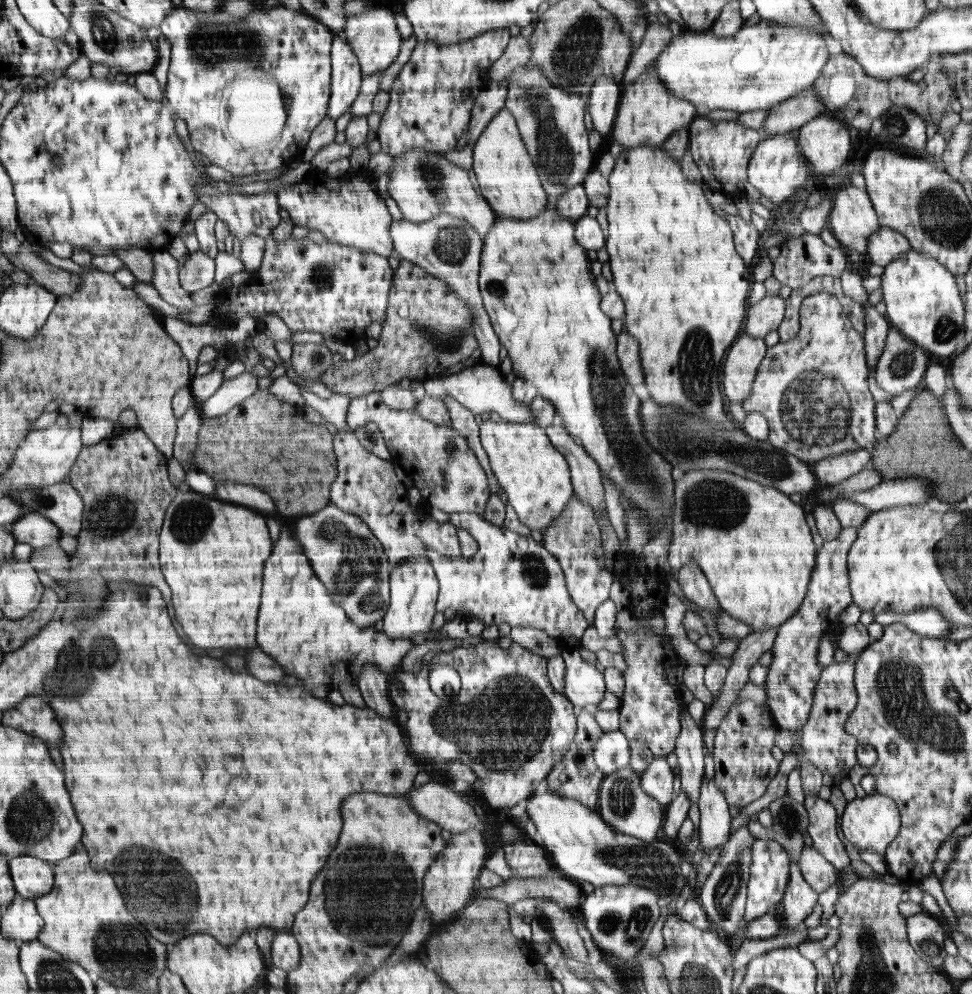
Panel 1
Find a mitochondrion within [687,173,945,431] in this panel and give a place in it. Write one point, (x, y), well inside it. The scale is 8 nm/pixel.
(901, 365)

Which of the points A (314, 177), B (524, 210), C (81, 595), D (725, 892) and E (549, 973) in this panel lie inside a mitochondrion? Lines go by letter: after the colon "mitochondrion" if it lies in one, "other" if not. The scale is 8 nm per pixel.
A: other
B: other
C: mitochondrion
D: mitochondrion
E: other

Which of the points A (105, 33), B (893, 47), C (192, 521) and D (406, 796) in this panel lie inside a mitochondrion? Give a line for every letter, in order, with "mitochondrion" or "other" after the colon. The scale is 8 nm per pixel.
A: mitochondrion
B: other
C: mitochondrion
D: other

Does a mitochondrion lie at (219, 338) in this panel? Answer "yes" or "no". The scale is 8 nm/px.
no

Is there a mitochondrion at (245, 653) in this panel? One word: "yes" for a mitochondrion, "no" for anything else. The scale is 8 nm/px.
no

